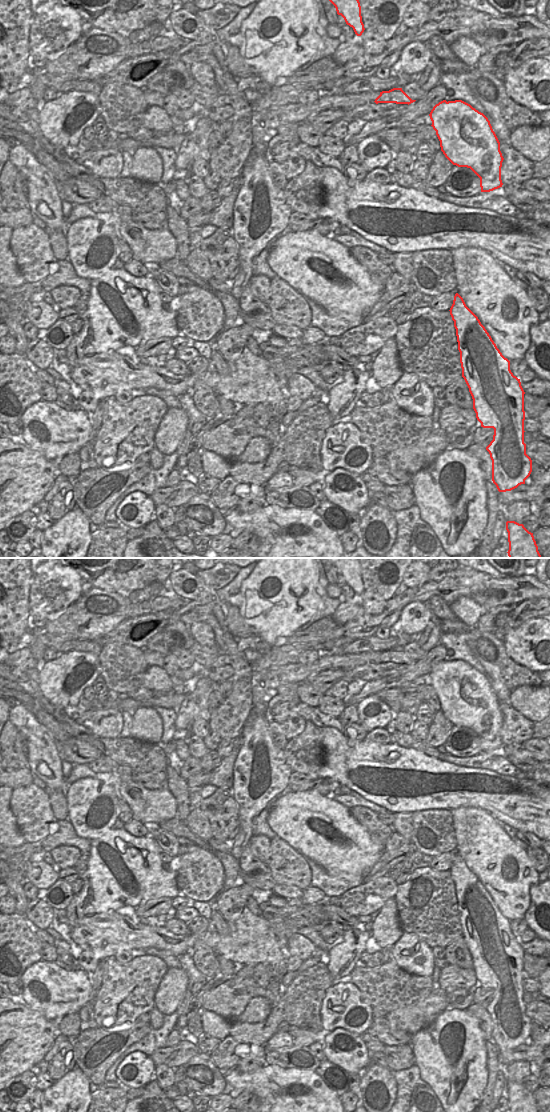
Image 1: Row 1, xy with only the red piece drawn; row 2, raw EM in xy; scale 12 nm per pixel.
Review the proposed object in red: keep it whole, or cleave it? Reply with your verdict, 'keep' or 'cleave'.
cleave

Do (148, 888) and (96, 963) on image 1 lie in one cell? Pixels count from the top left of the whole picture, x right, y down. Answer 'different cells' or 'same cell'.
same cell

